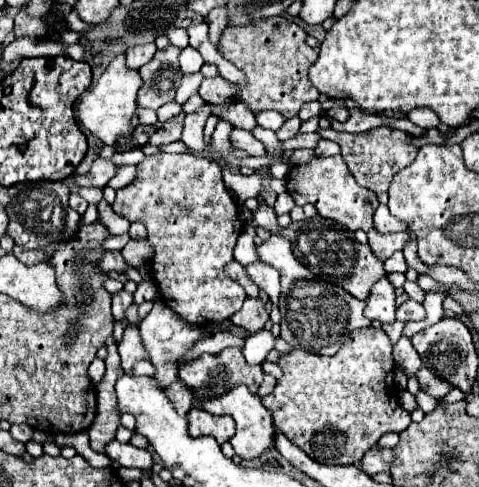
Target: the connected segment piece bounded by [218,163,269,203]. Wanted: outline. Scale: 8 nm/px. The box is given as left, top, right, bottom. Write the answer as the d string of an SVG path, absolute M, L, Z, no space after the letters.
M218 163L220 169L222 169L222 179L226 183L226 187L232 191L232 195L236 197L238 203L244 203L248 197L256 197L258 189L260 189L260 183L265 176L269 166L261 167L261 172L258 170L252 175L242 175L242 173L230 173L228 167L224 167L222 163Z

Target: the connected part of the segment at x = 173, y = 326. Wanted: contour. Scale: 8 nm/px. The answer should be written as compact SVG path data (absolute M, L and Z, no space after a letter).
M160 299L154 301L154 309L140 321L138 329L140 329L142 339L152 339L150 343L146 341L144 347L146 347L146 351L148 351L150 363L156 367L154 381L156 381L156 385L158 385L160 389L164 389L164 387L168 387L172 381L178 379L178 373L176 373L176 365L174 365L174 363L176 363L176 359L200 337L202 329L196 327L196 325L190 325L190 323L182 321L168 305L166 305L164 301L160 301Z

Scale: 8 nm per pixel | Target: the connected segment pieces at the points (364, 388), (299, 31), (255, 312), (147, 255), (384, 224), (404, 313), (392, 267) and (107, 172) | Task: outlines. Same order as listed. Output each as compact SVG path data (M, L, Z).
M368 327L368 329L356 329L350 333L350 339L340 347L340 351L334 355L334 357L322 357L322 355L314 355L314 353L308 353L308 351L302 351L302 349L292 349L290 353L282 353L280 359L278 359L278 365L282 367L284 371L284 377L278 381L278 385L274 387L274 391L266 397L262 397L262 403L264 407L272 413L274 417L274 425L292 441L296 443L304 453L308 453L312 459L316 459L318 463L324 463L324 465L358 465L360 459L364 457L364 453L384 435L384 433L402 433L408 425L410 425L410 413L404 411L398 403L398 387L394 383L394 359L392 359L392 341L390 337L382 331L382 329L374 329L374 327Z
M268 17L252 21L252 25L228 25L218 41L222 55L238 63L246 75L246 85L236 85L236 99L244 101L252 113L274 109L284 119L296 117L304 103L318 99L318 89L308 81L308 67L318 59L318 51L306 45L308 33L294 21L284 17Z
M248 297L242 305L240 311L236 311L230 321L238 327L244 327L246 331L260 331L264 329L266 321L268 321L268 311L266 311L266 305L260 301L260 299L252 299Z
M132 239L132 241L122 249L122 255L124 255L124 259L126 259L128 265L140 267L140 265L144 265L144 263L148 263L148 261L152 259L152 245L148 245L146 239L144 239L144 241L134 241L134 239Z
M378 205L376 213L374 213L374 227L380 233L398 233L398 231L406 231L408 229L400 219L390 215L386 205Z
M408 299L408 301L404 301L398 309L396 309L396 319L398 321L420 321L420 319L424 319L426 317L426 311L424 311L424 307L420 305L420 303L416 303L416 301L412 301L412 299Z
M396 251L396 253L394 253L390 259L386 259L386 261L384 261L384 269L386 269L386 273L392 273L392 271L406 273L408 265L406 265L406 261L404 261L402 251Z
M98 157L98 159L92 163L90 173L86 173L86 175L76 175L74 181L76 181L80 187L106 187L108 181L116 175L116 171L118 171L118 165L114 165L110 159Z

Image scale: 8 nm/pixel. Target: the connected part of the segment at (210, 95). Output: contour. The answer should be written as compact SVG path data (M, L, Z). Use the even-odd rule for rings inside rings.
M216 75L212 79L204 79L200 85L200 97L206 103L218 103L218 105L230 105L234 101L234 89L232 83L228 83L224 77Z

